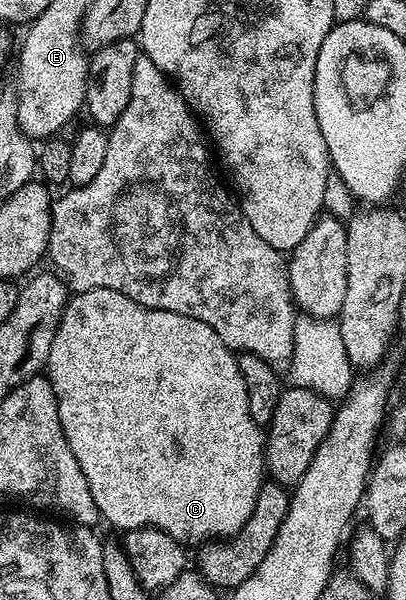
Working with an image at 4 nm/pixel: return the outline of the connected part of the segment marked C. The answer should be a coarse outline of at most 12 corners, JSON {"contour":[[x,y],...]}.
{"contour":[[118,291],[47,378],[101,519],[224,541],[266,482],[237,355]]}

